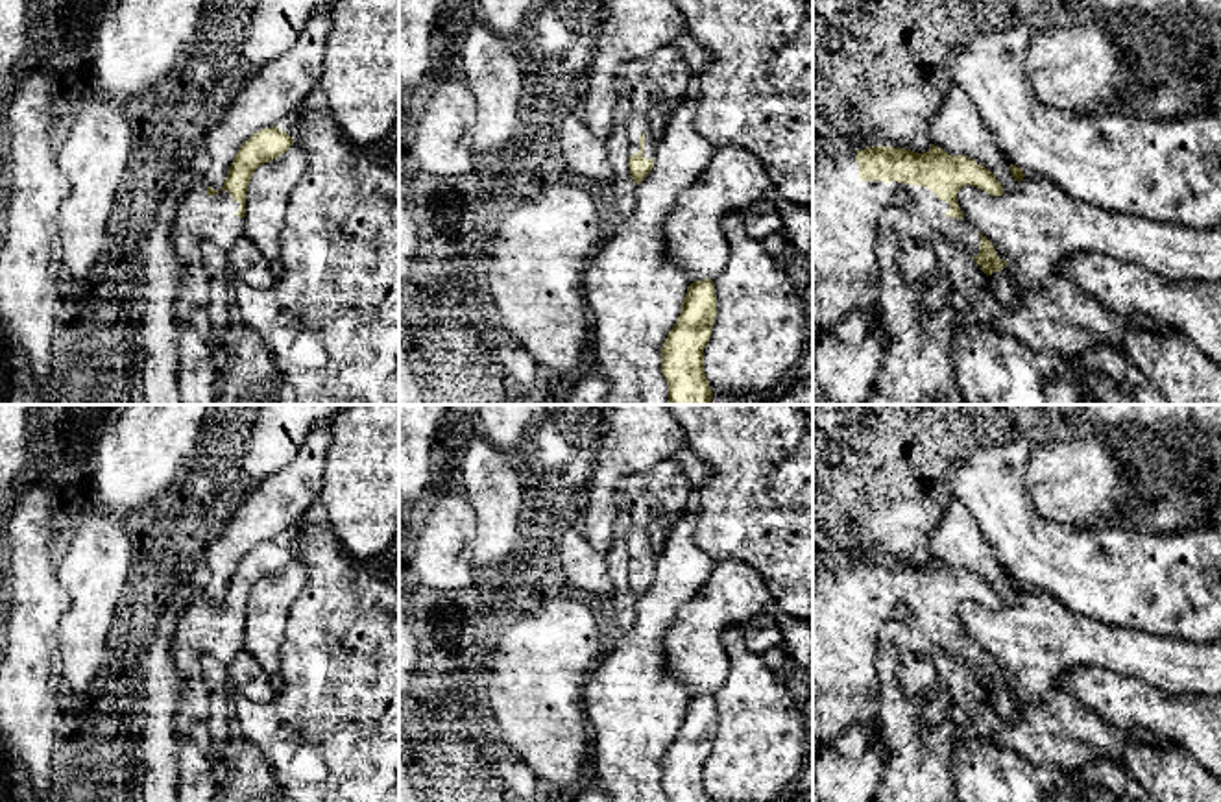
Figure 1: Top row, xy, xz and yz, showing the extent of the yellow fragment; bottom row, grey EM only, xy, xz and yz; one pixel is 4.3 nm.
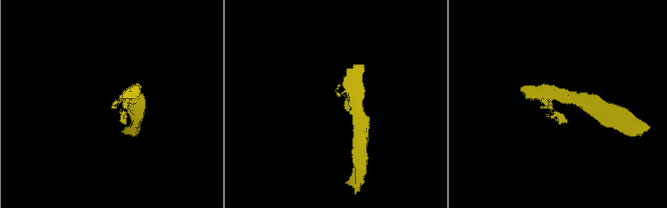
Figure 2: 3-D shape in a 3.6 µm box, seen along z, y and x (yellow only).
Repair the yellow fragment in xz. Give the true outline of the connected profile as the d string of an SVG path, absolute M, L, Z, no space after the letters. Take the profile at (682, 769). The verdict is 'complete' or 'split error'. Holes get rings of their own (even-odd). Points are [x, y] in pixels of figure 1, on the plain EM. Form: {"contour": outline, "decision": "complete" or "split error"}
{"contour": "M711 693L689 699L680 730L661 761L661 785L669 802L709 802L704 787L704 761L717 730Z", "decision": "complete"}

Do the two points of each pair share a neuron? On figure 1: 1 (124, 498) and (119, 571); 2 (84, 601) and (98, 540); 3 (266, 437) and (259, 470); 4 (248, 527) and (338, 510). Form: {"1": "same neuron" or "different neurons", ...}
{"1": "different neurons", "2": "same neuron", "3": "same neuron", "4": "different neurons"}

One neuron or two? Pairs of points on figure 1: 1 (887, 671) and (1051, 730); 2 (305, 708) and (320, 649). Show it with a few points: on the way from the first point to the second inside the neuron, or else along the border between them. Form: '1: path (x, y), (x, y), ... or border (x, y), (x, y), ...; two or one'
1: path (900, 721), (920, 741), (1002, 730); one
2: path (320, 693), (320, 664); one

